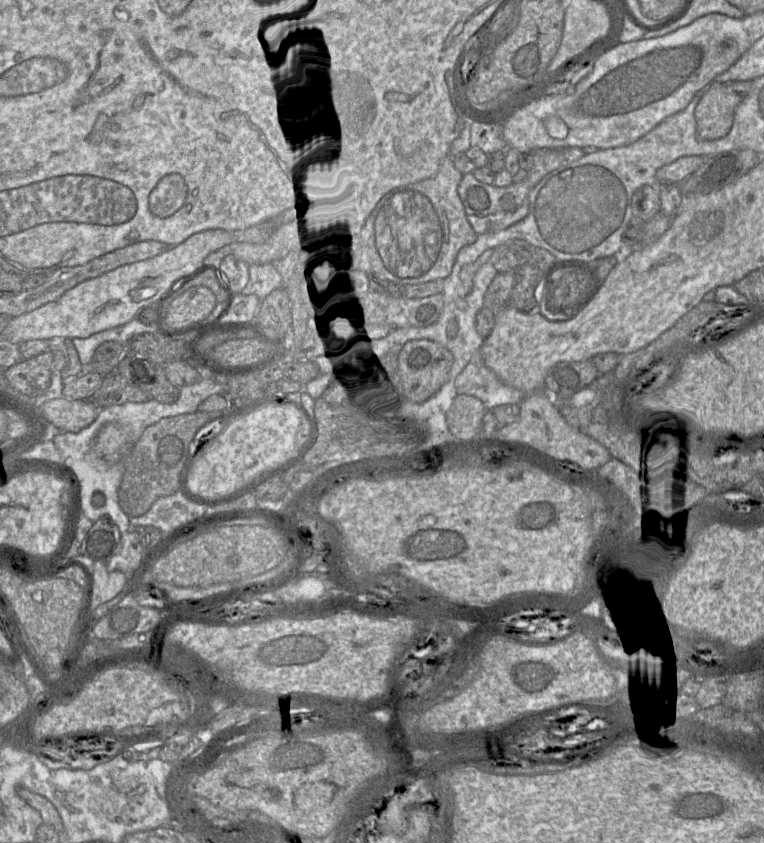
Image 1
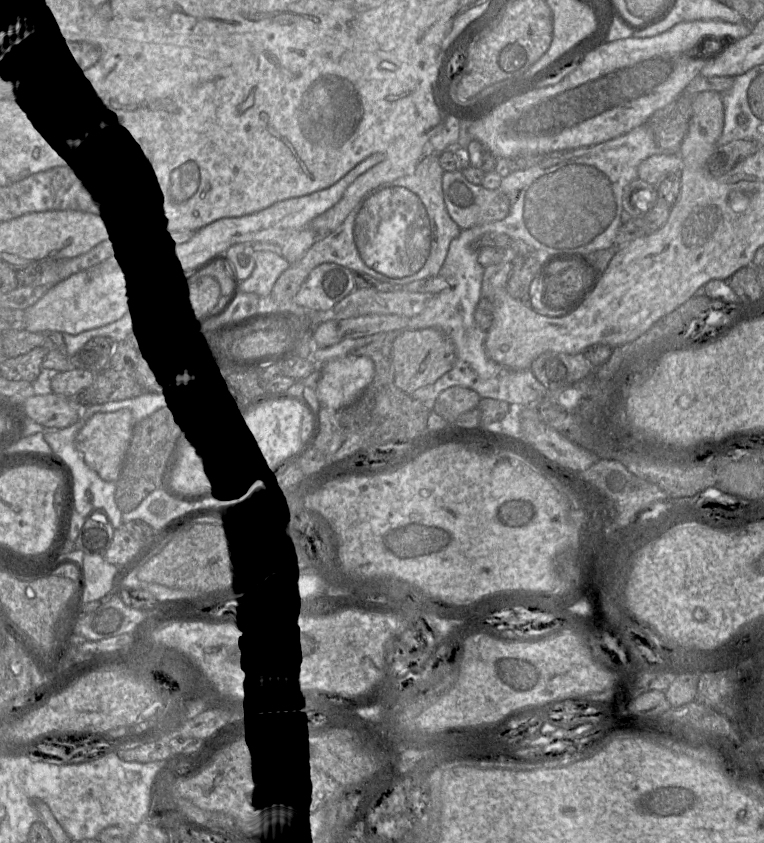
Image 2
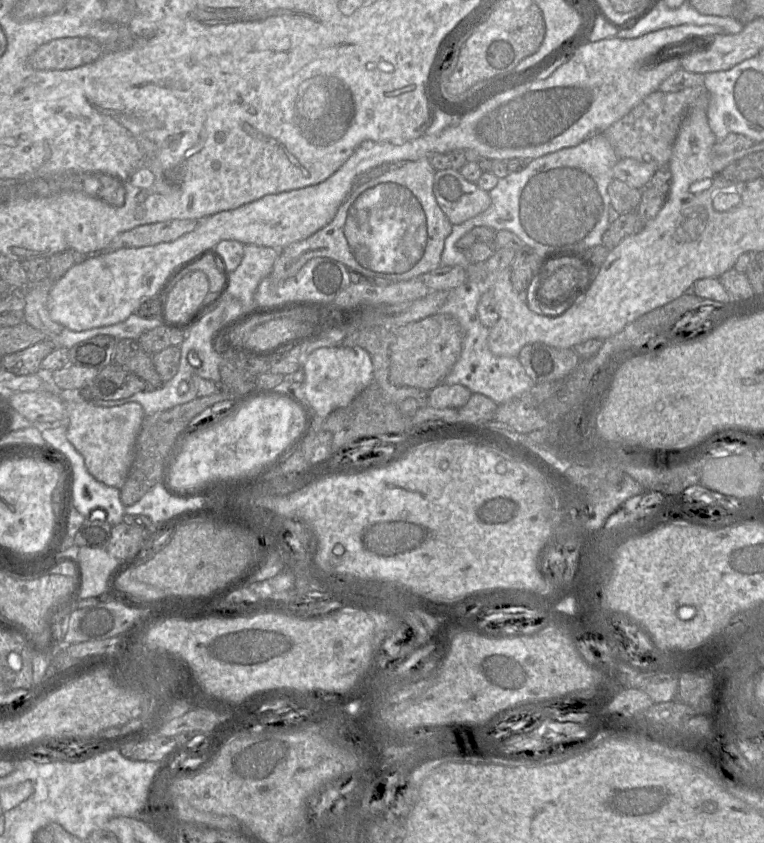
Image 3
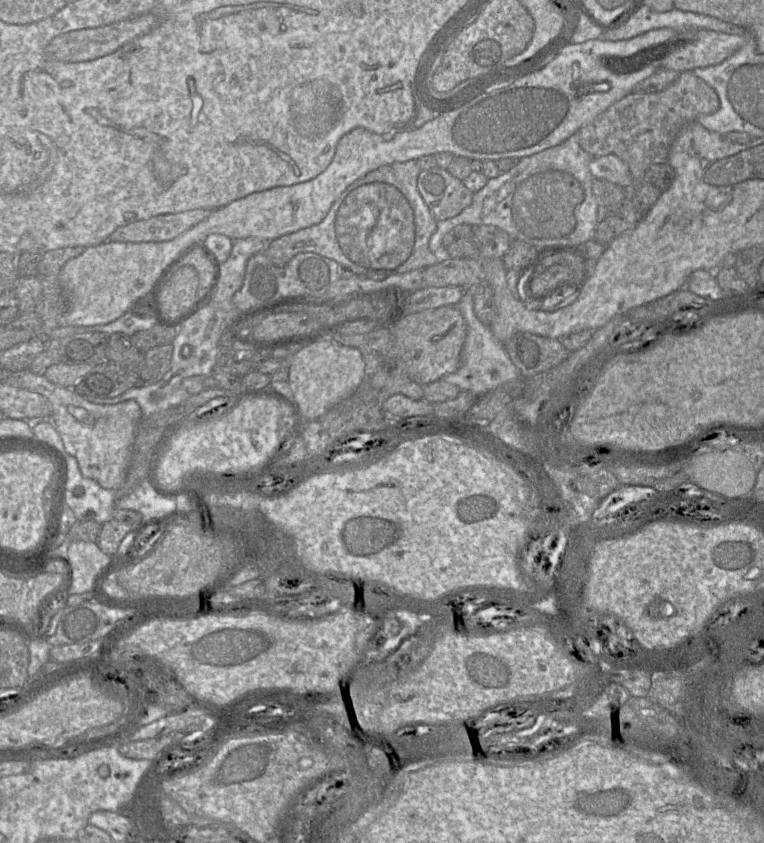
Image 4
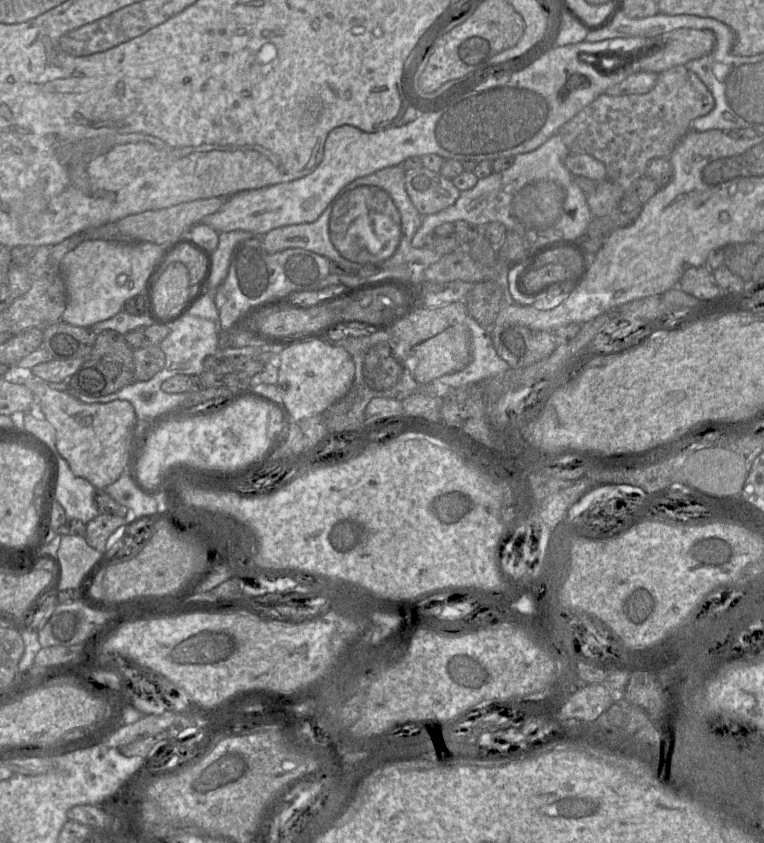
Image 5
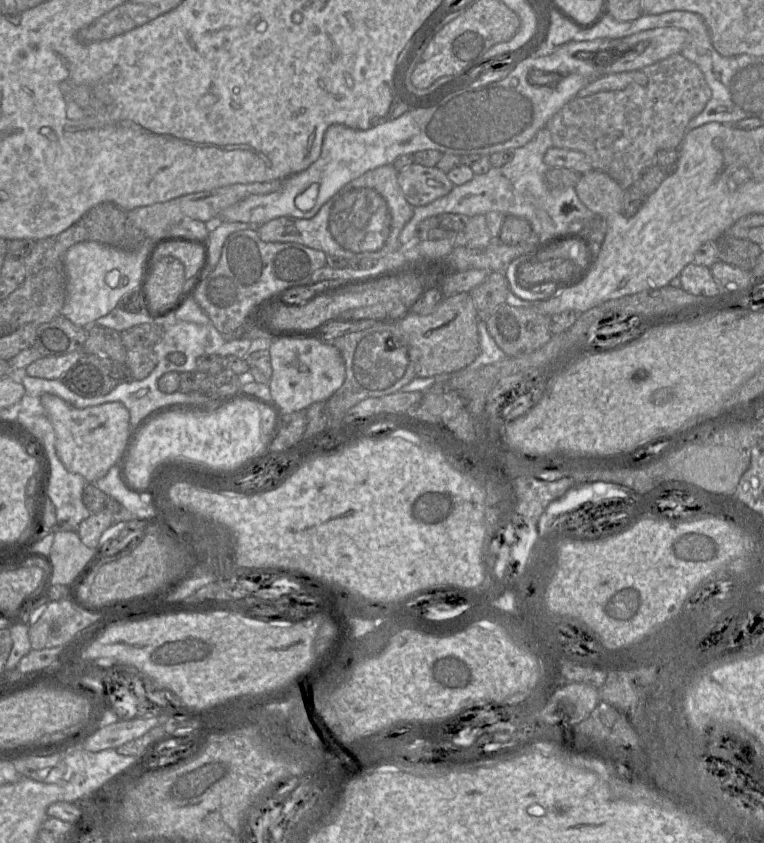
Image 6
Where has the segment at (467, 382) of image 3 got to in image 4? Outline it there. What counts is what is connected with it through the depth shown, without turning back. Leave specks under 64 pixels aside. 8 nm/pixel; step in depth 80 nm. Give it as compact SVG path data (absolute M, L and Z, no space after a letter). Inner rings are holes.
M466 288L463 297L457 304L467 325L467 335L461 352L461 363L454 372L445 375L440 380L457 386L461 391L485 395L505 383L518 379L521 372L510 360L503 343L499 342L490 327L483 324L475 315L473 290L474 288Z

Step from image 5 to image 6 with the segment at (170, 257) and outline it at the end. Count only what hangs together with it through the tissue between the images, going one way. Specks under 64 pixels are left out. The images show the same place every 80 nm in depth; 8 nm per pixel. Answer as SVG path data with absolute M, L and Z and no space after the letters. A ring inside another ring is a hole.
M177 239L162 243L153 253L151 260L157 261L161 257L171 256L178 259L185 271L186 287L202 273L206 262L206 247L201 241Z

